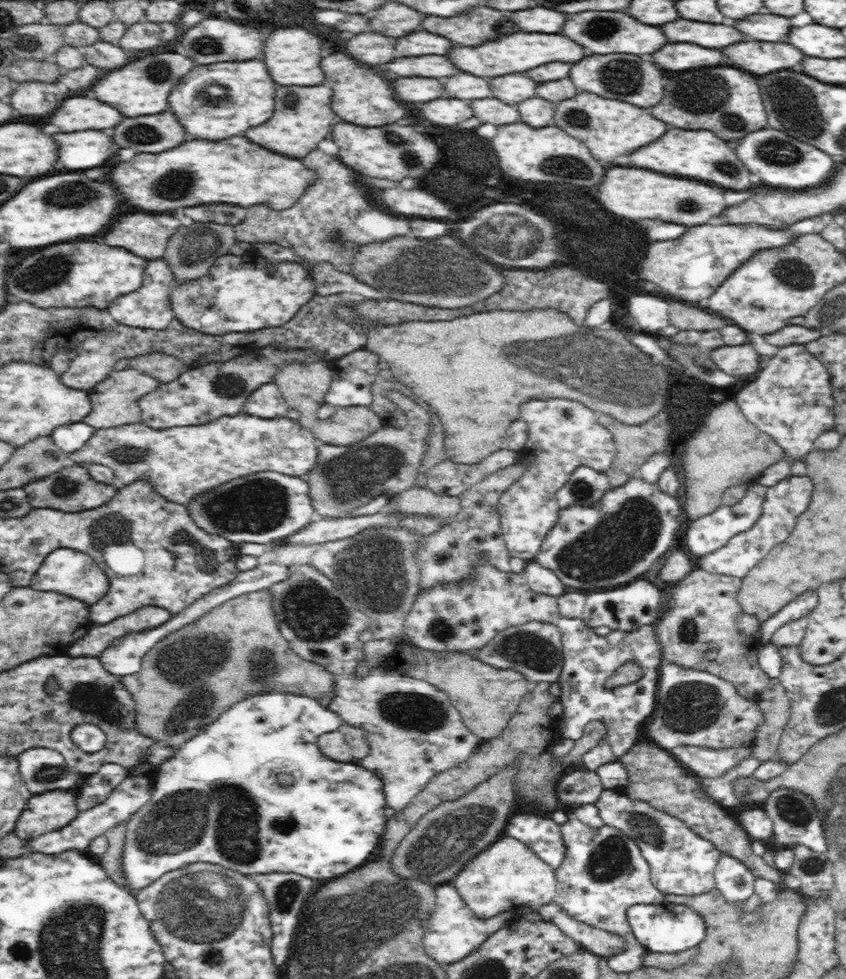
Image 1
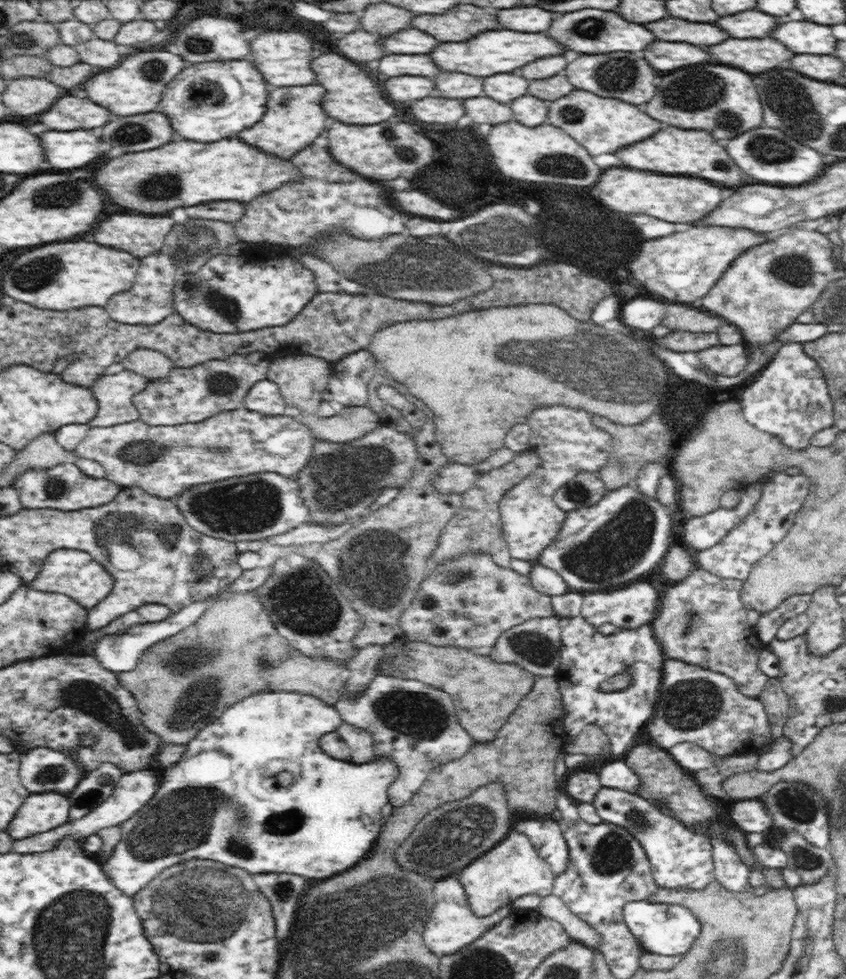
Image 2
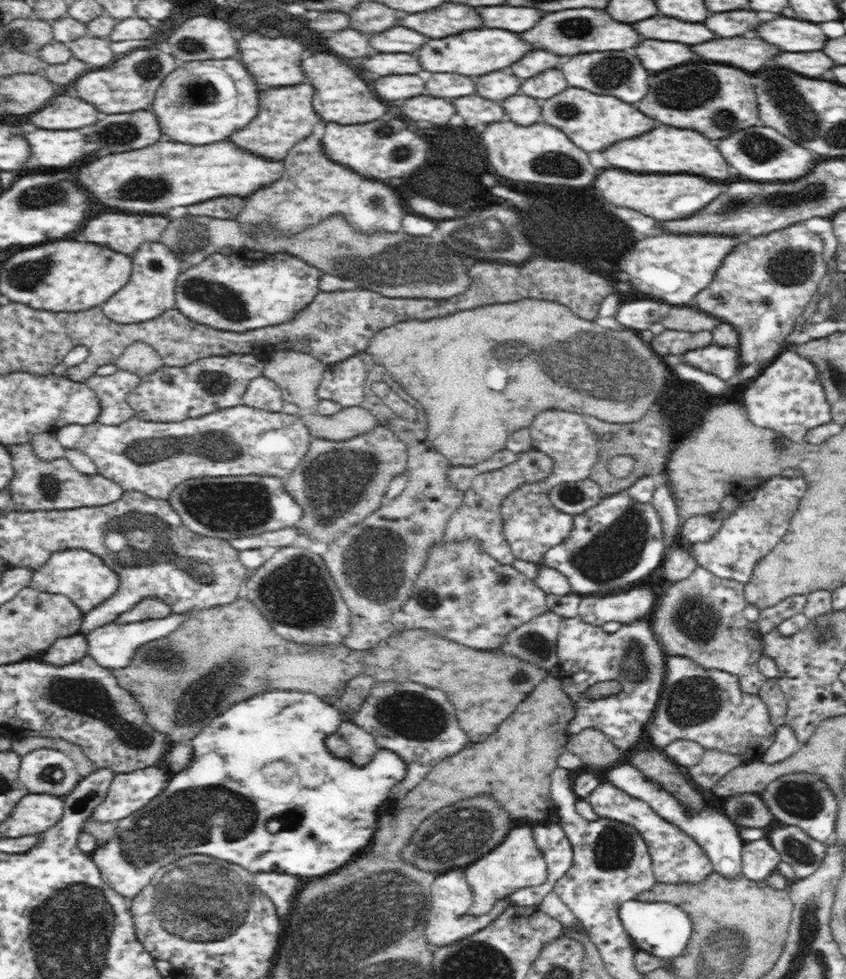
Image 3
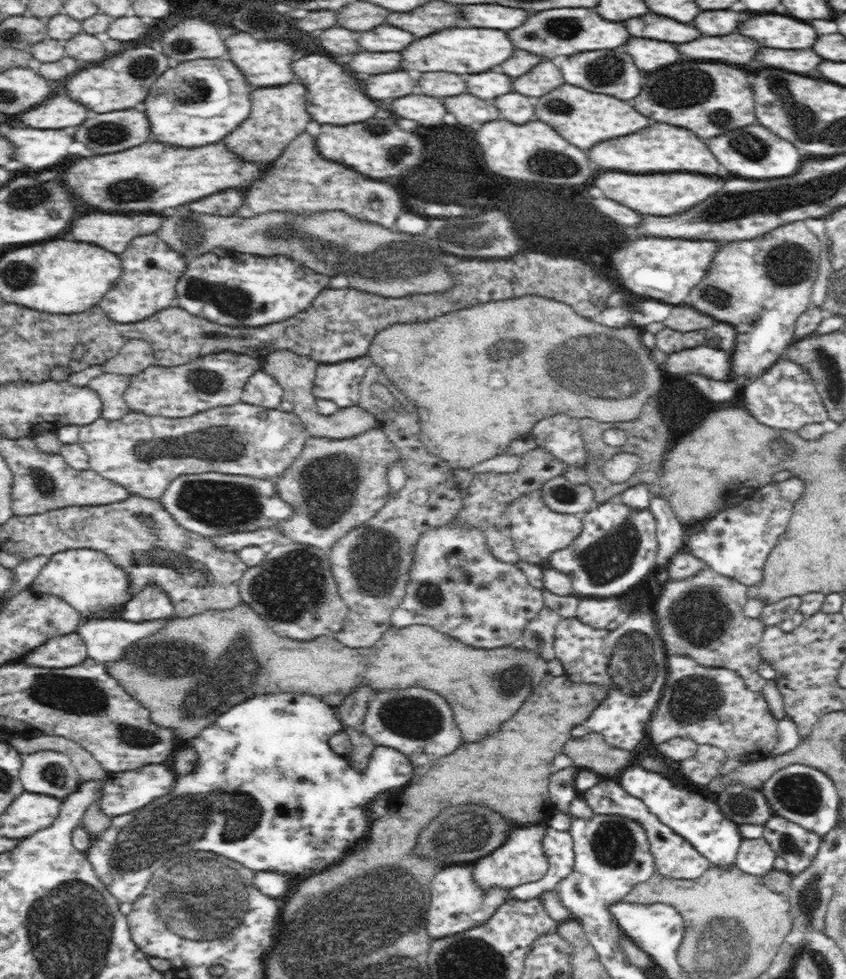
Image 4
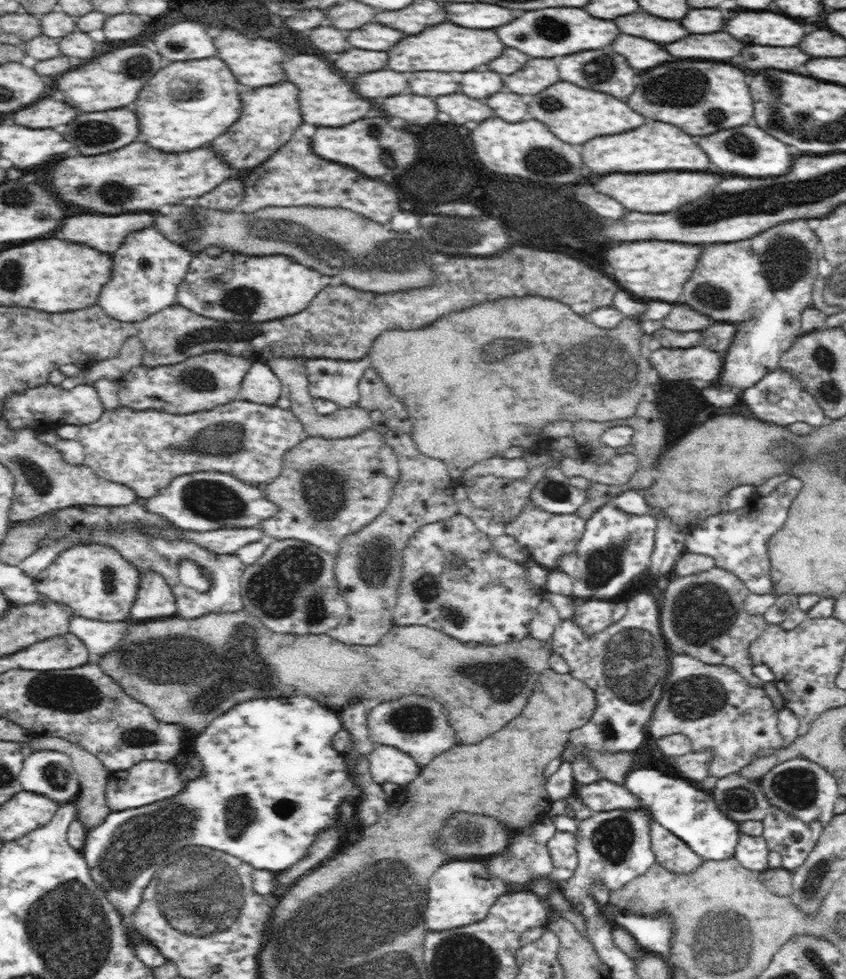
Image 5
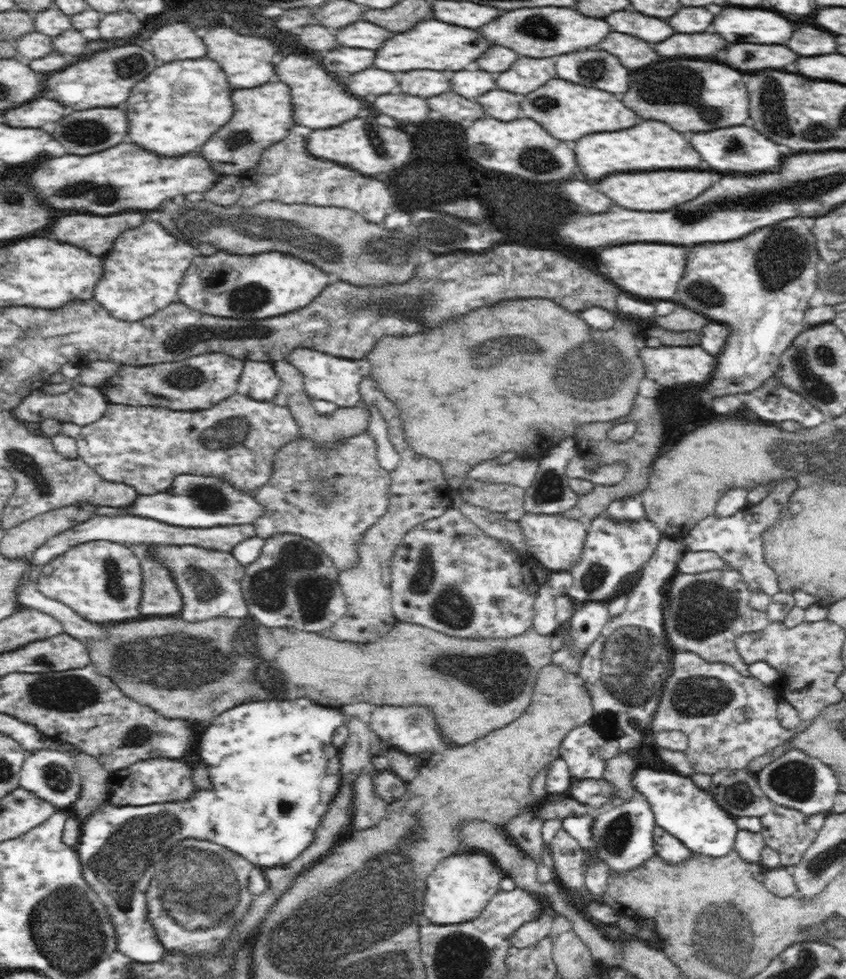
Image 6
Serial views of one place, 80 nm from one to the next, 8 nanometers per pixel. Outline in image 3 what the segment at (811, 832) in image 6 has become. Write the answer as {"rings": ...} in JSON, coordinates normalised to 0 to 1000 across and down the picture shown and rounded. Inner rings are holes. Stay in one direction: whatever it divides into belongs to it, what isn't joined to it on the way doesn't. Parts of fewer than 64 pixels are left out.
{"rings":[[[915,839],[907,856],[920,869],[922,878],[931,880],[944,897],[960,893],[972,883],[976,868],[973,860],[955,854],[943,844]]]}

